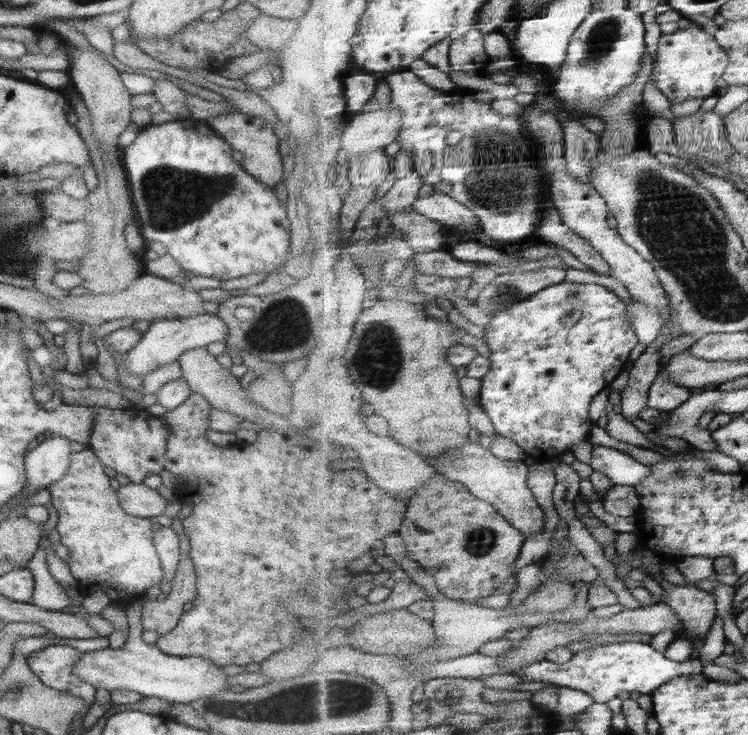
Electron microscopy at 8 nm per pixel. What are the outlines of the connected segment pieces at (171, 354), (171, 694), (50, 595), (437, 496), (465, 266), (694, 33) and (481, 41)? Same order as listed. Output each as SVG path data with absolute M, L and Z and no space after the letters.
M203 313L184 319L155 319L142 334L141 340L125 352L123 371L144 378L155 367L173 362L182 352L189 349L203 349L213 341L223 341L227 336L227 325L217 315Z
M141 599L131 601L125 610L127 619L127 637L121 647L106 647L100 650L82 652L73 663L73 674L91 684L93 688L103 688L107 692L113 690L131 690L141 696L153 696L170 703L189 704L193 700L213 695L227 687L227 674L222 667L211 664L199 656L169 655L160 651L154 644L145 644L141 639L142 624L140 611Z
M41 545L37 546L26 566L34 580L30 604L49 611L61 611L72 606L64 588L49 574Z
M438 474L425 482L409 498L410 504L406 520L398 530L407 545L407 556L418 559L429 574L435 577L439 591L455 601L470 602L481 597L488 597L502 582L516 576L511 571L511 564L519 558L525 535L519 527L512 526L495 506L471 493L462 483L447 479Z
M449 249L417 253L414 260L417 269L423 275L439 275L455 279L471 276L477 270L475 262L456 260Z
M695 26L661 35L651 79L674 106L685 100L717 95L717 82L723 78L729 65L730 58L725 48L715 41L714 36L705 34L700 26Z
M471 29L462 38L451 44L450 63L452 70L482 74L489 65L489 56L485 50L485 38L479 30Z

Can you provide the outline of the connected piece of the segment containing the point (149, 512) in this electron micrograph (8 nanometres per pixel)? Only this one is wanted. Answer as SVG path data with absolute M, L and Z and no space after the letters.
M128 483L116 490L119 507L130 516L137 516L139 519L160 516L164 514L165 501L157 490L147 488L142 483Z

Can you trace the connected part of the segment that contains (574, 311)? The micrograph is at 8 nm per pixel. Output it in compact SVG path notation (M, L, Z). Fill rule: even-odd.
M565 282L548 286L539 290L529 296L523 302L517 304L508 304L503 306L501 310L497 310L495 314L491 315L491 319L487 326L483 327L483 340L490 350L488 359L490 360L489 370L481 378L481 388L479 390L480 404L485 409L485 412L491 417L496 428L496 434L506 438L511 438L518 446L525 450L525 453L535 459L537 463L547 463L549 461L556 461L561 455L571 452L571 448L578 442L588 441L589 430L593 426L591 416L589 416L589 408L593 398L609 388L612 382L628 367L630 362L629 356L633 352L633 348L639 344L639 335L635 333L635 329L629 323L627 311L625 311L625 302L609 291L605 286L594 283L571 283Z

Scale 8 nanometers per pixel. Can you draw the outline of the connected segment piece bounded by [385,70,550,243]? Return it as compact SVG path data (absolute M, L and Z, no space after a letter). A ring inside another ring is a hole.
M399 71L385 79L393 90L393 103L404 113L403 132L401 132L401 149L413 155L413 170L423 177L424 184L431 184L434 190L445 193L461 204L467 205L483 224L486 234L497 240L521 243L525 238L537 234L545 213L549 182L545 178L545 170L537 160L535 142L520 117L501 116L491 110L490 103L482 104L472 91L465 89L445 91L432 87L428 79L415 75L413 71ZM451 130L462 133L458 144L447 144L447 136Z

